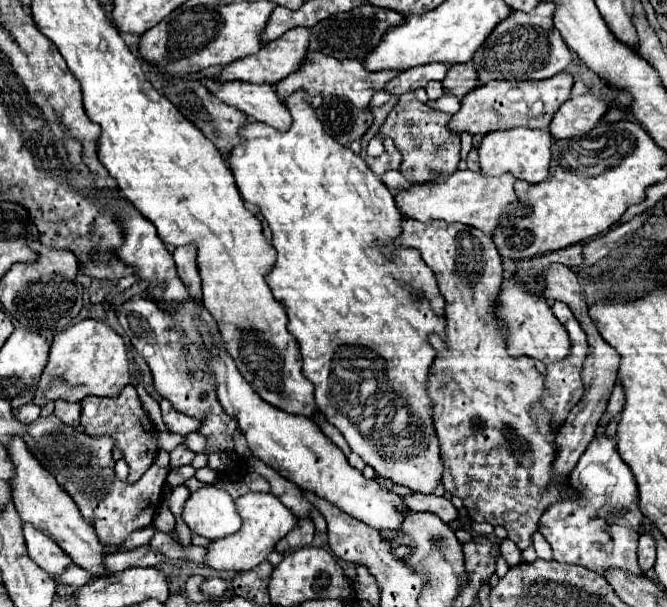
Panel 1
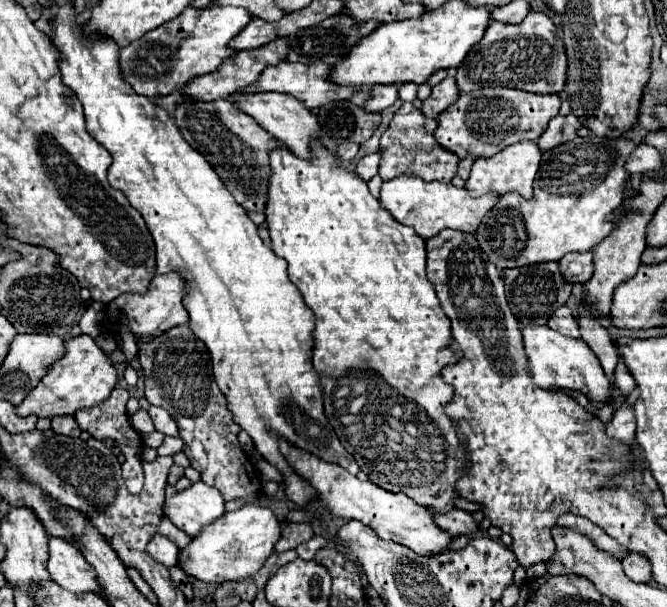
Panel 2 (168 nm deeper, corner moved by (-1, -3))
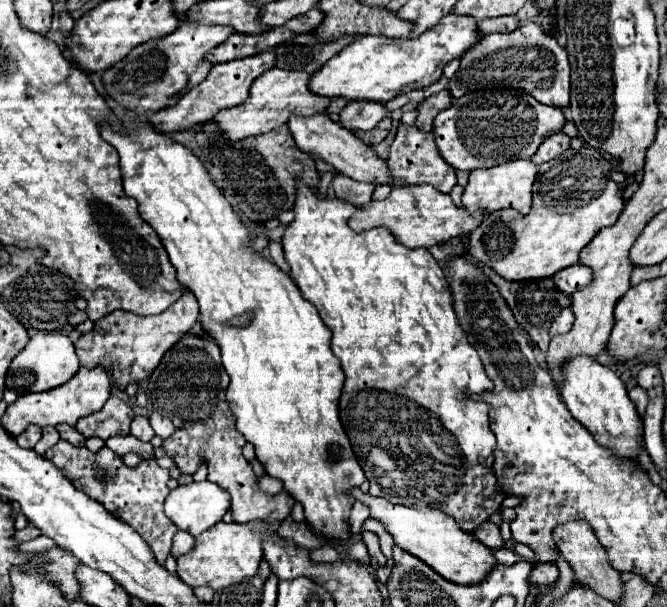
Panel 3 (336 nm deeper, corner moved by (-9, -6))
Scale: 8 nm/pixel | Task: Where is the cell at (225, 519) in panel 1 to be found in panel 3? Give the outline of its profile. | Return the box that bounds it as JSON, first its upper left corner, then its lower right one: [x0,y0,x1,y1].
[165,480,229,536]

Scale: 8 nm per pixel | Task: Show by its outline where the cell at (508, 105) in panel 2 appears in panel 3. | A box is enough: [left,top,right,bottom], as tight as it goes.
[433,92,565,172]

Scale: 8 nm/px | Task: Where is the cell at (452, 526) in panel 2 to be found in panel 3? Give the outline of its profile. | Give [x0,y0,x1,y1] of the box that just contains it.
[475,522,505,550]

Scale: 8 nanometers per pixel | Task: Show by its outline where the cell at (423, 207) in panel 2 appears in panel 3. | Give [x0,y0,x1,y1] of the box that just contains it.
[349,184,485,248]

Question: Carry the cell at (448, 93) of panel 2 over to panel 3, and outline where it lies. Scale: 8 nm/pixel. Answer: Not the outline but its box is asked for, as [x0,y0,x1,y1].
[415,90,451,132]

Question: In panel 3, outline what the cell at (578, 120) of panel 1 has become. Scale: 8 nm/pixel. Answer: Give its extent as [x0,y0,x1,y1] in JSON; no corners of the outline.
[531,132,571,166]

